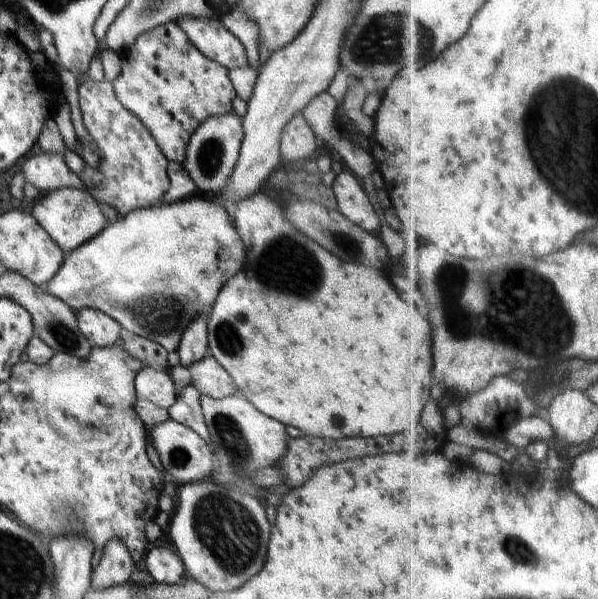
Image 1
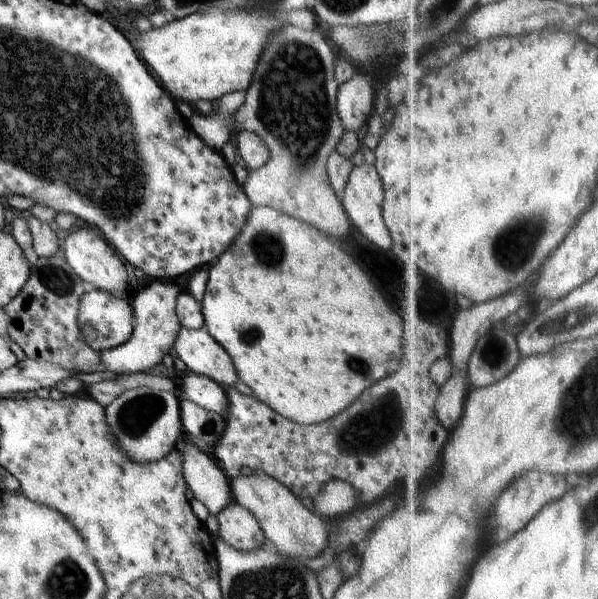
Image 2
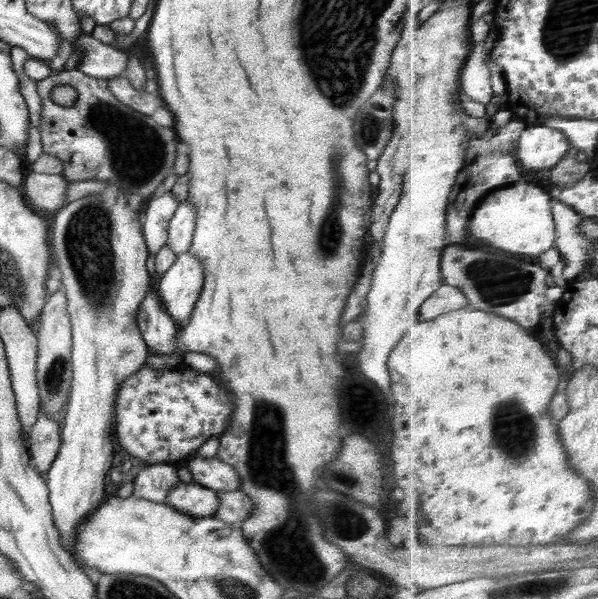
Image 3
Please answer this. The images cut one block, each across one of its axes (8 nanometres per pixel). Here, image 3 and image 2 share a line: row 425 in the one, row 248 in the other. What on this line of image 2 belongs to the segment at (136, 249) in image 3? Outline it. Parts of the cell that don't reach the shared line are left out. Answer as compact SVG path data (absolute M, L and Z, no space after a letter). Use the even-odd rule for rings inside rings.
M88 226L76 229L65 236L61 255L84 282L113 295L122 294L123 296L124 294L124 298L130 297L126 263L121 260L118 251L104 237L98 236Z

